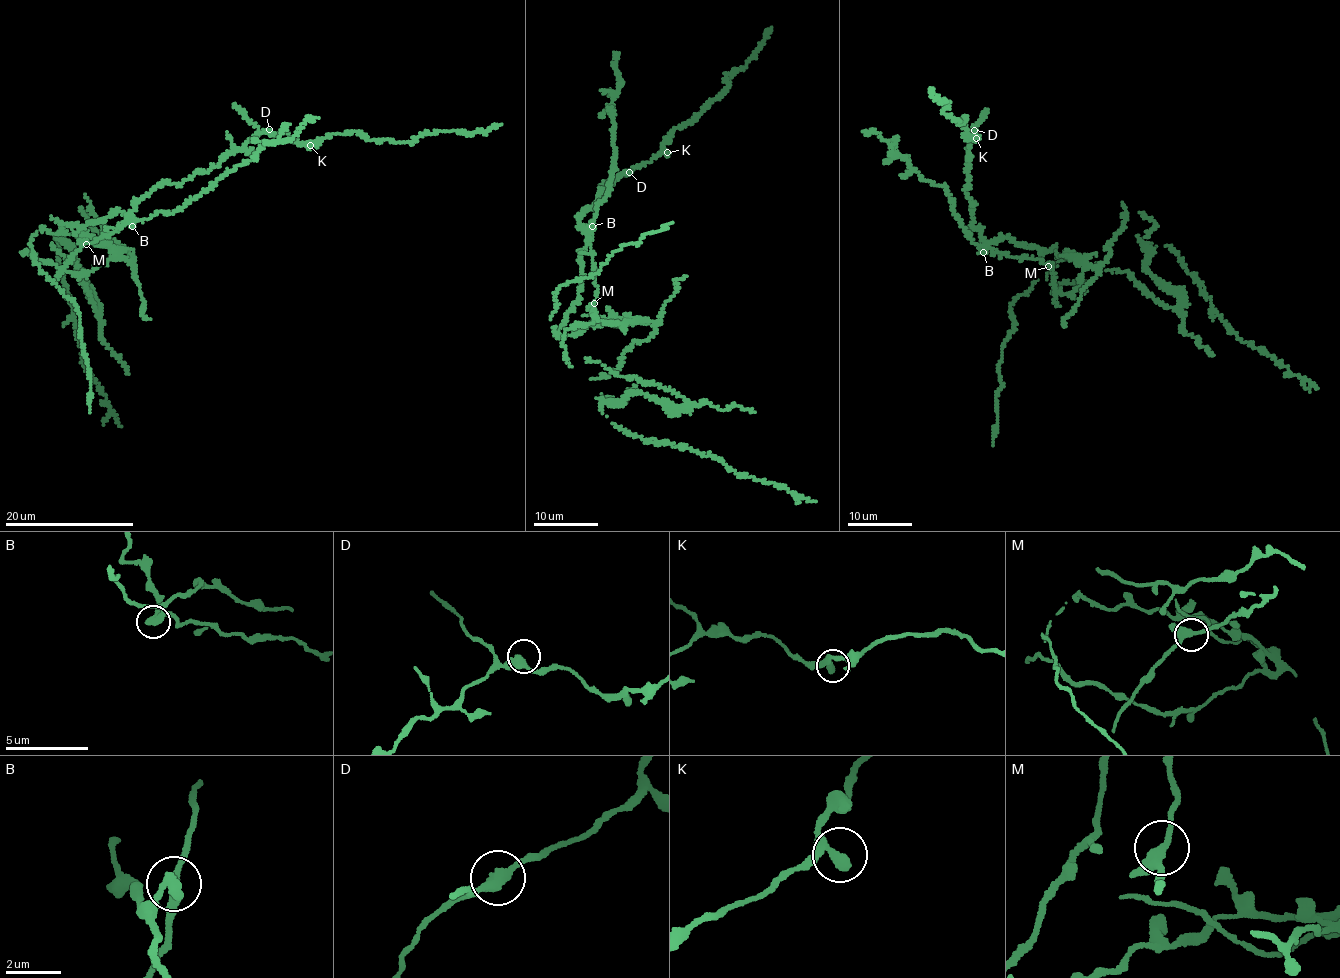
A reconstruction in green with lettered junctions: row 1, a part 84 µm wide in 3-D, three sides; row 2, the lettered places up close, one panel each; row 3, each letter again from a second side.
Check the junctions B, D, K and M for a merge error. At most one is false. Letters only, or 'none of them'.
B

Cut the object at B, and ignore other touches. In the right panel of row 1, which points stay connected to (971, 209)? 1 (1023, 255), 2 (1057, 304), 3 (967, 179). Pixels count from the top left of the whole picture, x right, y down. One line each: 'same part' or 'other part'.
1: same part
2: same part
3: same part

